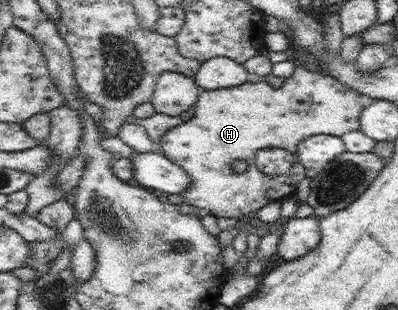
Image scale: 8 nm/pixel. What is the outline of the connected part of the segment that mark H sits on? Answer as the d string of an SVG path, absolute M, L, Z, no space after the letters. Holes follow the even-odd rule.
M302 66L294 69L293 75L285 80L281 88L275 88L268 82L245 82L230 88L201 90L196 102L195 115L181 125L169 129L162 137L159 147L162 153L173 163L180 165L190 175L192 184L181 193L185 202L200 210L208 209L216 217L231 217L239 220L248 218L270 201L284 200L293 196L298 183L306 178L305 168L297 161L291 171L285 175L267 175L256 166L257 151L267 147L279 147L296 155L297 145L311 135L329 134L341 137L346 133L360 129L362 103L357 90L336 80L329 73L315 73ZM243 159L247 168L243 173L233 170L233 161Z

